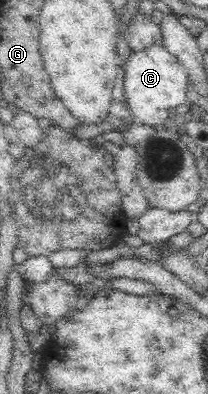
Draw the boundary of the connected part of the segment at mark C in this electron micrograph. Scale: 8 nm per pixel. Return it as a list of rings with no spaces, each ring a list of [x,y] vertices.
[[[150,46],[147,50],[132,51],[124,66],[124,100],[134,122],[161,128],[178,106],[187,103],[187,71],[163,46]]]

